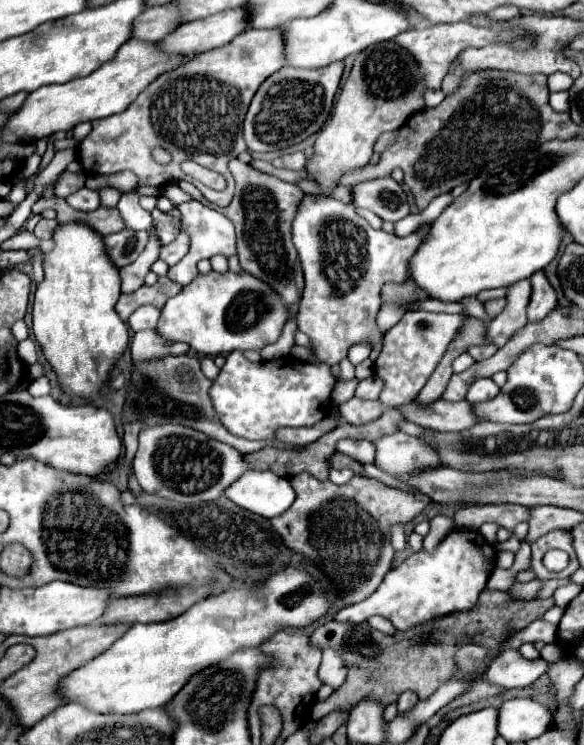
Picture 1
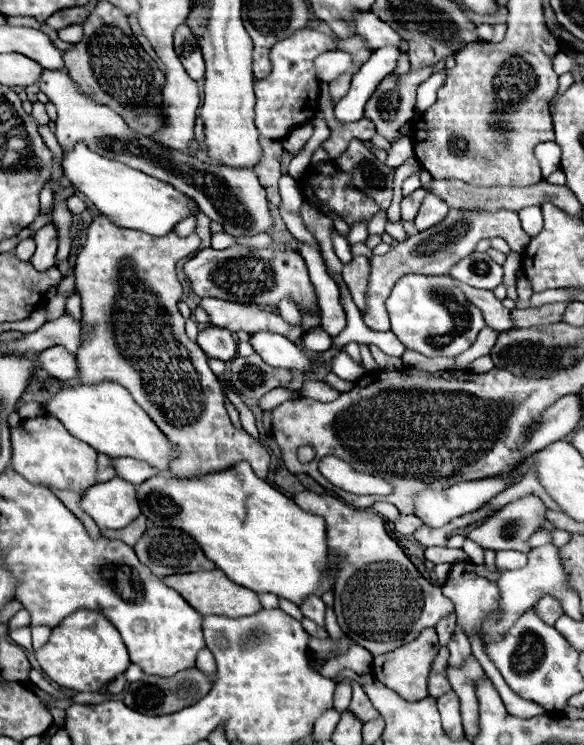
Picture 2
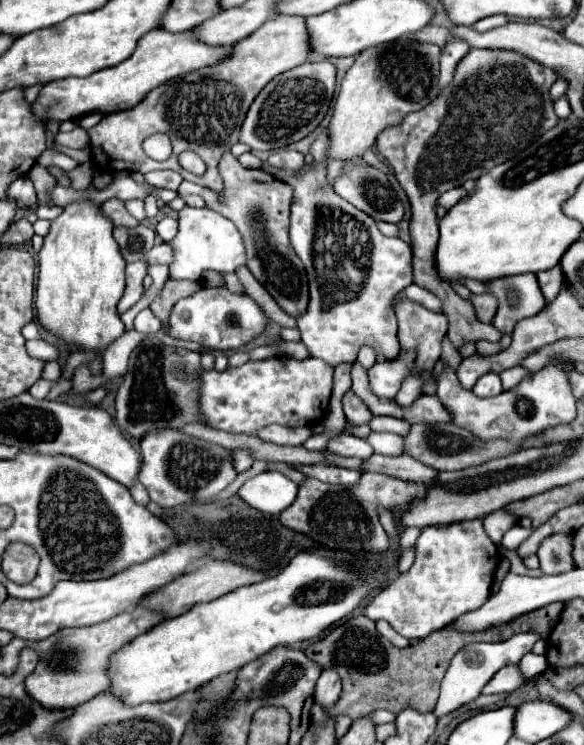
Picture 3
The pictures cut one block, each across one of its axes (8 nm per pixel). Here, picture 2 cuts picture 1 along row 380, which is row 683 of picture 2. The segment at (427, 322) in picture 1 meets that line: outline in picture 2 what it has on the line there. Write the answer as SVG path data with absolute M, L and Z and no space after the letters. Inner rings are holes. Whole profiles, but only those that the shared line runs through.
M426 628L420 632L420 636L416 640L400 646L398 650L376 656L372 662L372 674L384 686L388 686L390 690L396 690L404 700L408 700L408 702L422 700L428 696L428 688L426 688L428 686L428 672L430 672L432 660L438 654L438 650L440 650L440 644L438 644L438 636L436 636L434 628Z

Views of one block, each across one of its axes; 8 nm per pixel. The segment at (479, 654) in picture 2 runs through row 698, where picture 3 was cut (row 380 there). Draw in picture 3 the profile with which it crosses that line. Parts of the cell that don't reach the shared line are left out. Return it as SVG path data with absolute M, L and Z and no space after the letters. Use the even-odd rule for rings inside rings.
M516 366L516 368L508 368L508 370L504 370L504 372L500 374L504 390L510 390L510 388L518 386L528 374L530 374L530 370L524 368L524 366Z

